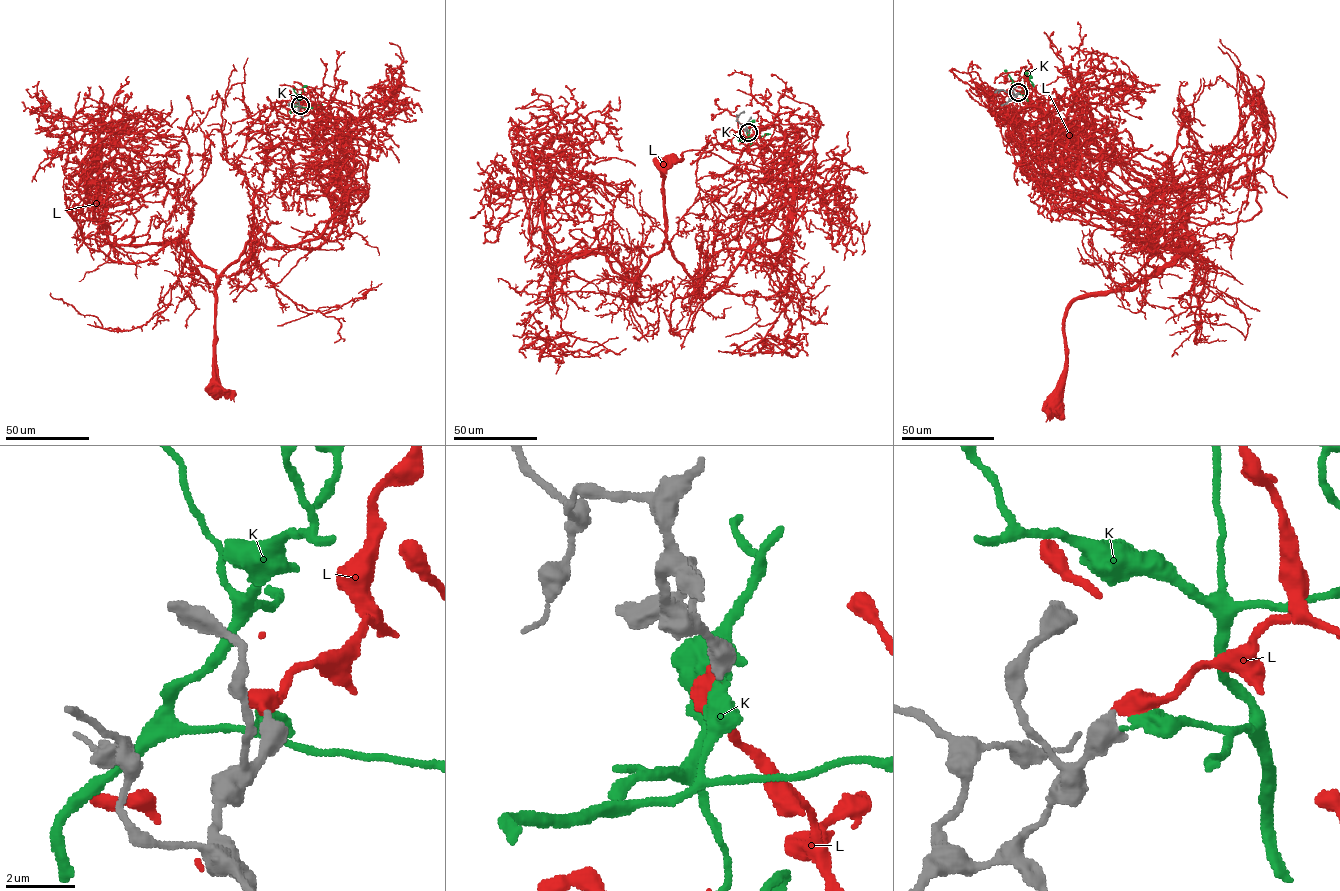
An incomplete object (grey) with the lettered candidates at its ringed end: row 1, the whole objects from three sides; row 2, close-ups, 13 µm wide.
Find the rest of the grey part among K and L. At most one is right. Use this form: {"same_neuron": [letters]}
{"same_neuron": ["L"]}

